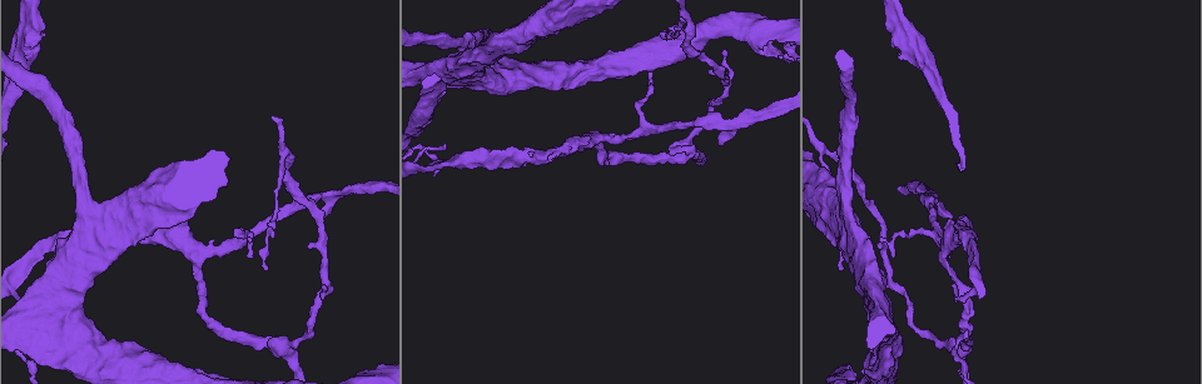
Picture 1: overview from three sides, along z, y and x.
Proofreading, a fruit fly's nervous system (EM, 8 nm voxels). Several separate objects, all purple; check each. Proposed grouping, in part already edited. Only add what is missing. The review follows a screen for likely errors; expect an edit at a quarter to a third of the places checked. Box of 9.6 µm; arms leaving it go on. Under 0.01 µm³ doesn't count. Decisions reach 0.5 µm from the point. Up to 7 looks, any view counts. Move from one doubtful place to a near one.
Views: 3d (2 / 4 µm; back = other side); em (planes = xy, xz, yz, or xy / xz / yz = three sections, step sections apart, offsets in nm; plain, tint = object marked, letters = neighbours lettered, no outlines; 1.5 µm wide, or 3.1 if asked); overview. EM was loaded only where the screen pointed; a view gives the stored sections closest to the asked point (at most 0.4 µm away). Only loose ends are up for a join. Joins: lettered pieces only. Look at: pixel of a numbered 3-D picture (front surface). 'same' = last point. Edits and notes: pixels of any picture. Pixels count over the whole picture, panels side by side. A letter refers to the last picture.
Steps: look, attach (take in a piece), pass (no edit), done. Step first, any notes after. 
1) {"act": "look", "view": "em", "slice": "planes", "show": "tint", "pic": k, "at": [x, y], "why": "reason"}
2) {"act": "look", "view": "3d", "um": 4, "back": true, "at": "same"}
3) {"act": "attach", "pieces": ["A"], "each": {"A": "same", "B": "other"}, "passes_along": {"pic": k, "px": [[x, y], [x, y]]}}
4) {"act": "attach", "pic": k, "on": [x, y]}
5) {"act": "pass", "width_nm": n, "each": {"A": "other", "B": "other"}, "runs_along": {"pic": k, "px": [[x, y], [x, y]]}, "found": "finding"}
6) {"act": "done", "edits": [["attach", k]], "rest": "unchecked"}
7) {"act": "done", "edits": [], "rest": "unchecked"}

{"act": "look", "view": "em", "slice": "planes", "show": "letters", "pic": 1, "at": [129, 242], "why": "an open end"}

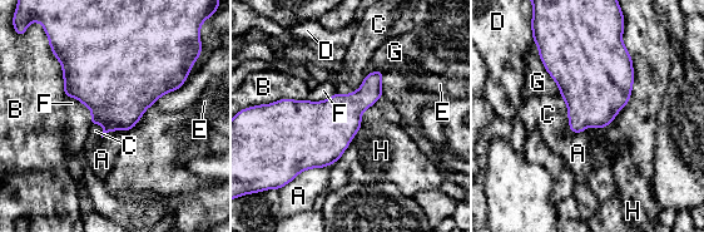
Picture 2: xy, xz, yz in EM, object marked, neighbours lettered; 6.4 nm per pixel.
{"act": "pass", "each": {"A": "other", "B": "other", "C": "other", "D": "other", "E": "other", "F": "other", "G": "other", "H": "other"}, "border": {"pic": 2, "px": [[623, 35], [630, 100], [601, 128]]}, "found": "none of them fits"}

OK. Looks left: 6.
{"act": "look", "view": "em", "slice": "planes", "show": "plain", "pic": 1, "at": [248, 258], "why": "an open end"}

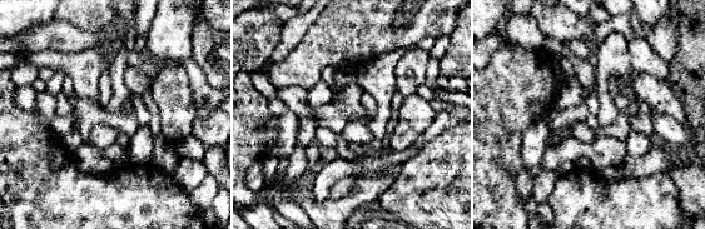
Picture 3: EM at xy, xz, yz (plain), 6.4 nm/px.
{"act": "look", "view": "em", "slice": "planes", "show": "tint", "at": "same"}

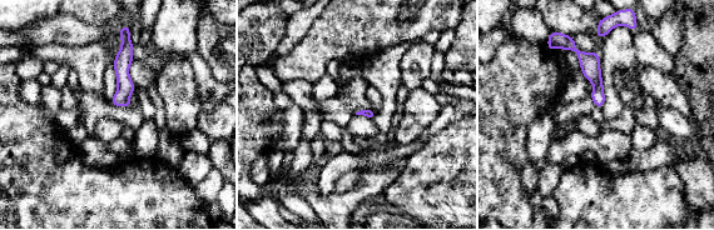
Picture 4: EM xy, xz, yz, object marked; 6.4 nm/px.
{"act": "look", "view": "em", "slice": "planes", "show": "letters", "at": "same"}

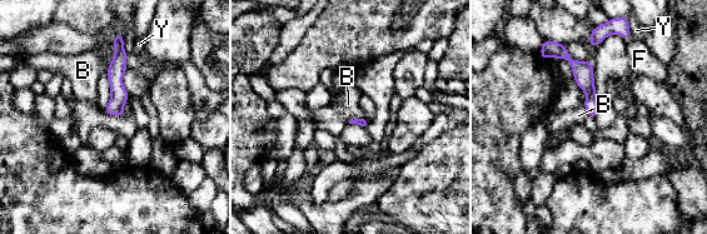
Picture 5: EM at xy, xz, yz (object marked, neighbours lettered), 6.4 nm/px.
{"act": "pass", "each": {"B": "other", "F": "other", "Y": "other"}, "found": "none of them fits"}

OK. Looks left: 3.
{"act": "look", "view": "3d", "um": 2, "back": true, "pic": 1, "at": [728, 53], "why": "branch stops here"}

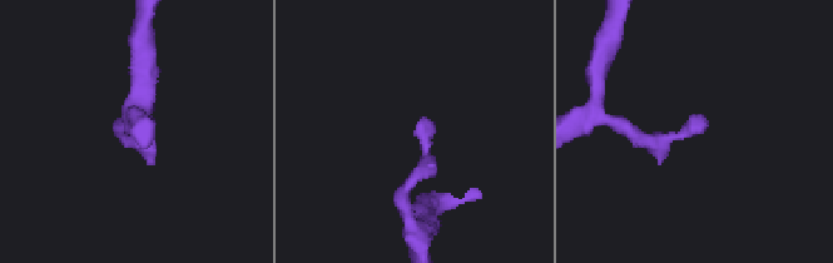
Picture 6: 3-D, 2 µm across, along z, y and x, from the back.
{"act": "look", "view": "em", "slice": "planes", "show": "tint", "pic": 6, "at": [419, 130]}

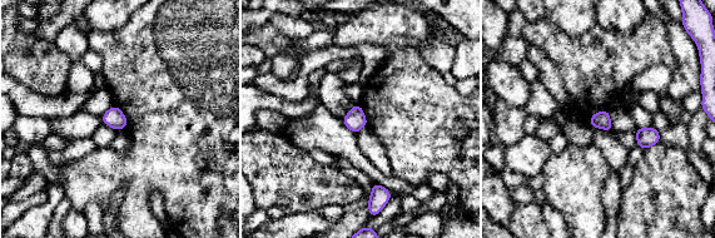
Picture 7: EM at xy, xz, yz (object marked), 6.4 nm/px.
{"act": "look", "view": "em", "slice": "planes", "show": "letters", "at": "same"}

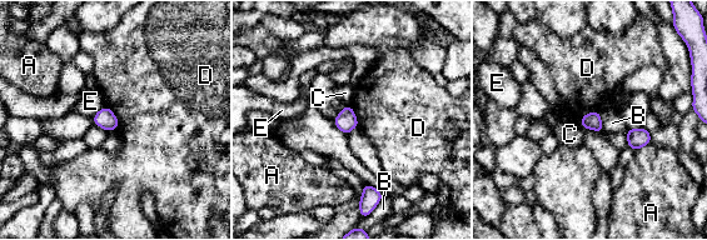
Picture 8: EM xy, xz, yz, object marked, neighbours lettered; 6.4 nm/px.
{"act": "pass", "each": {"A": "other", "B": "other", "C": "other", "D": "other", "E": "other"}, "found": "none of them fits"}

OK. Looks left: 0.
{"act": "done", "edits": [], "rest": "unchecked"}

